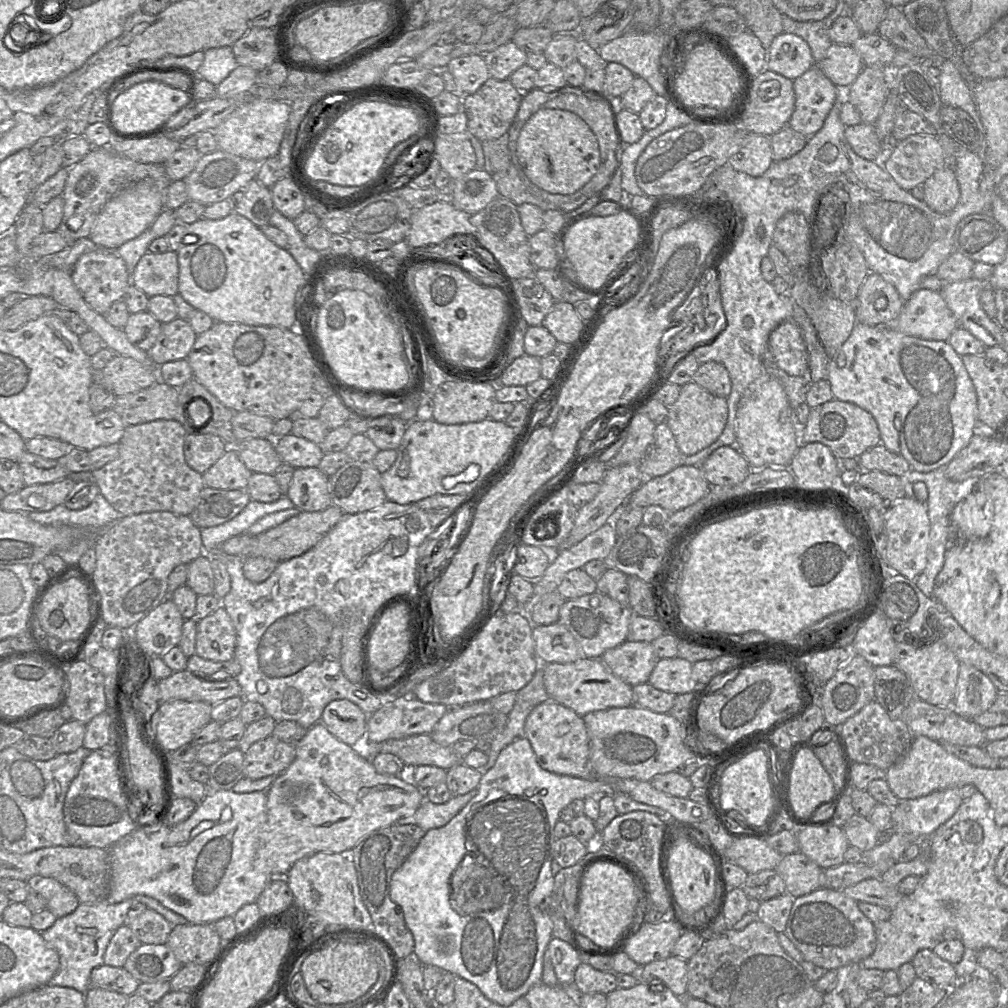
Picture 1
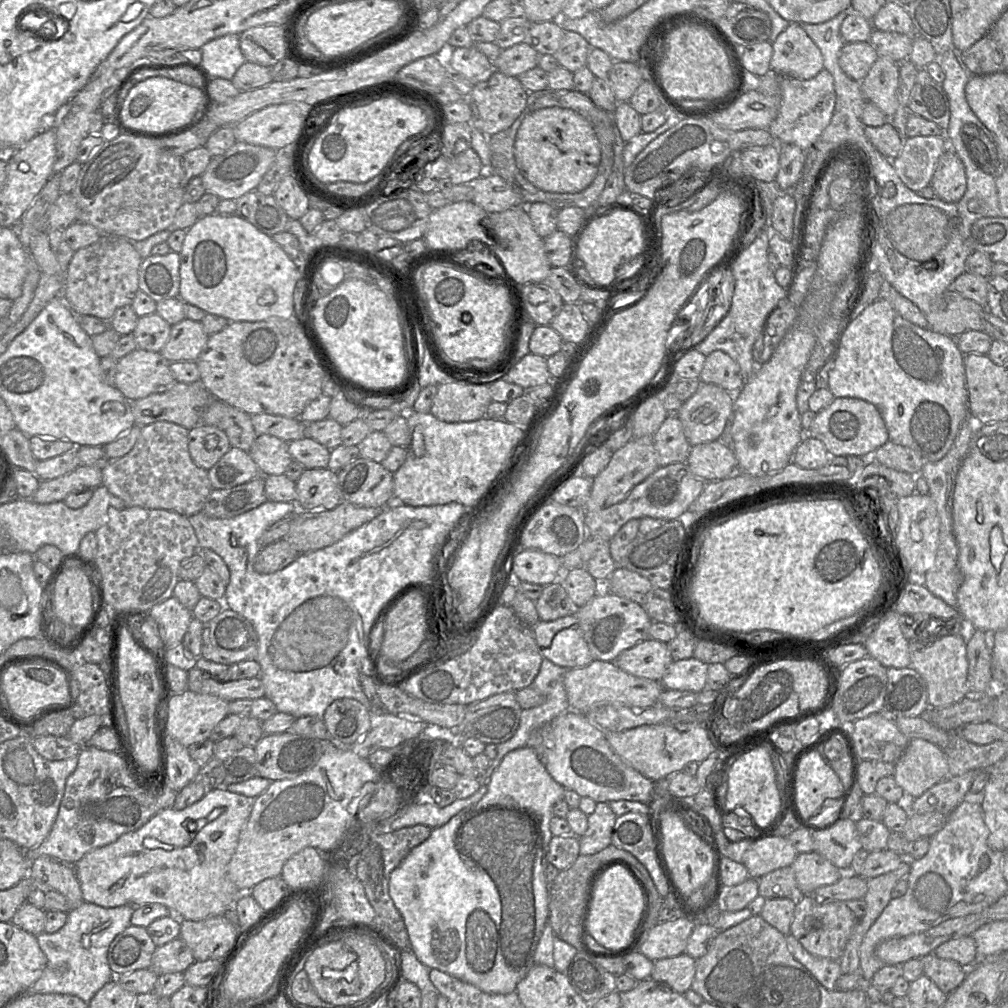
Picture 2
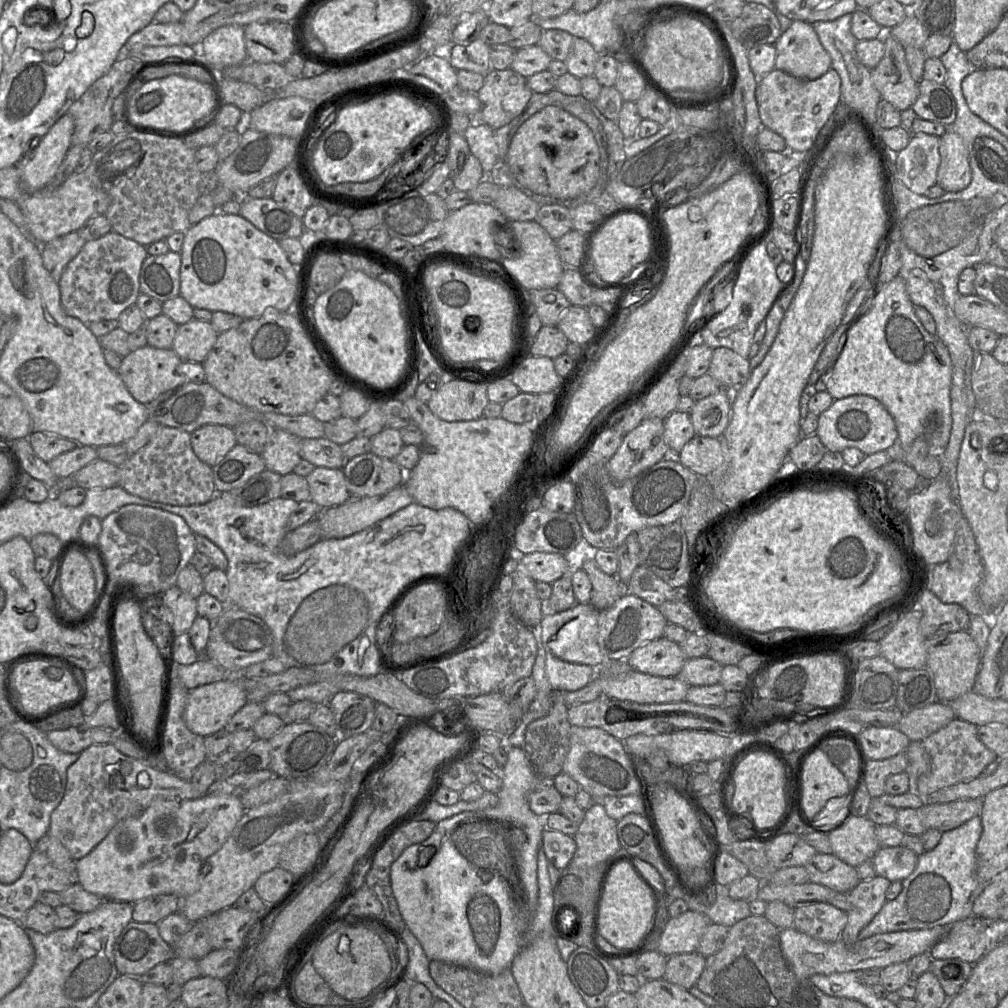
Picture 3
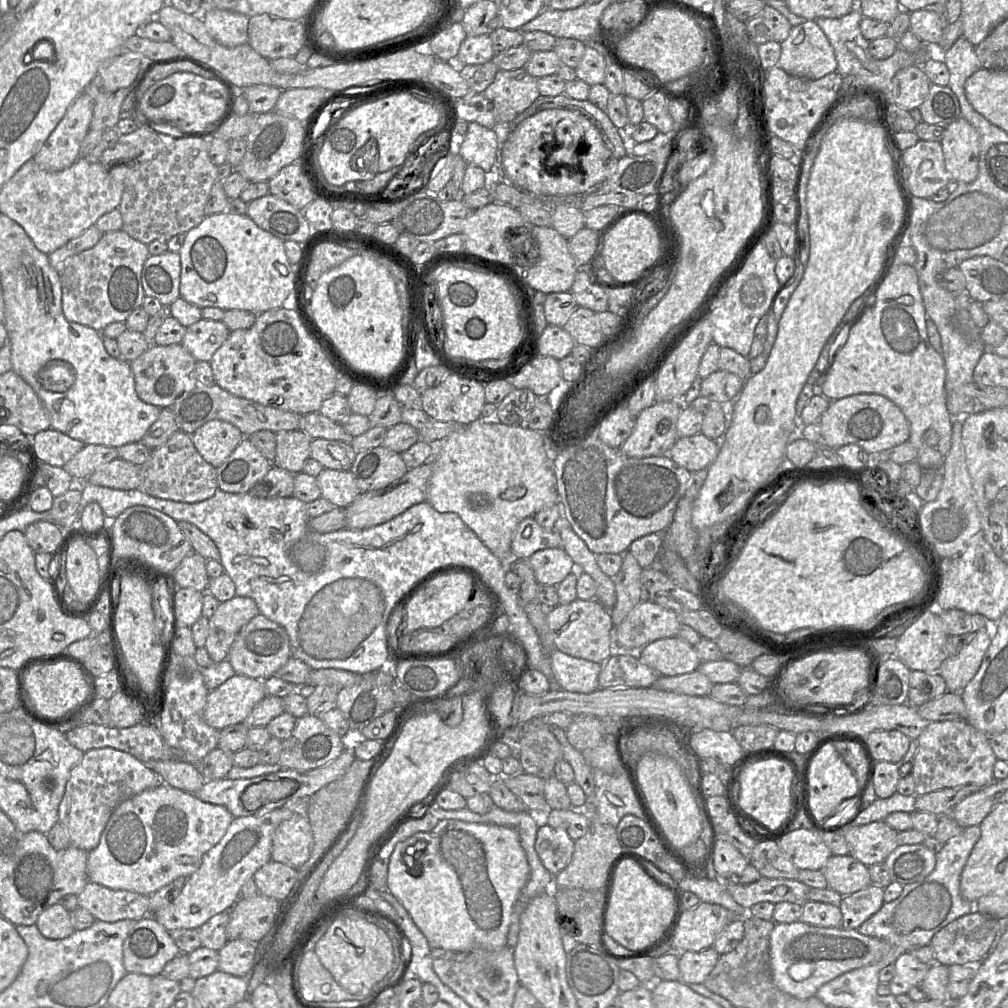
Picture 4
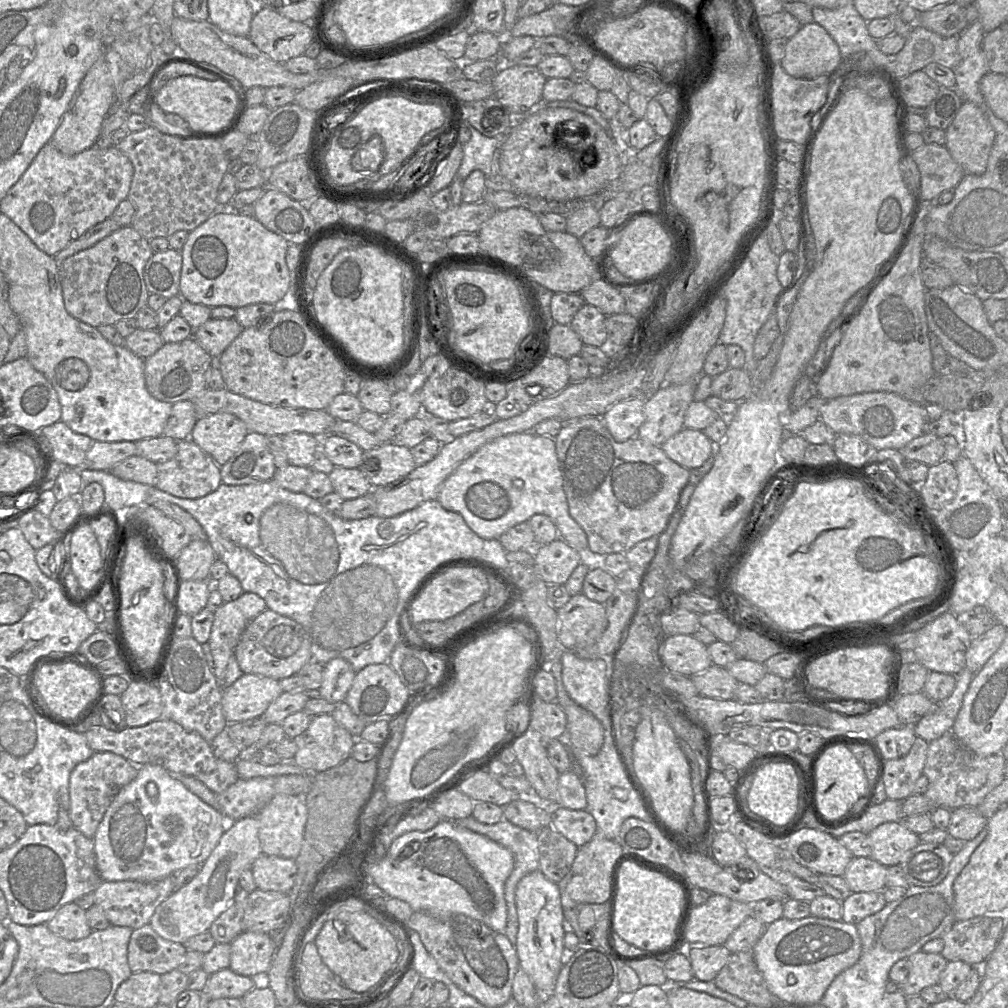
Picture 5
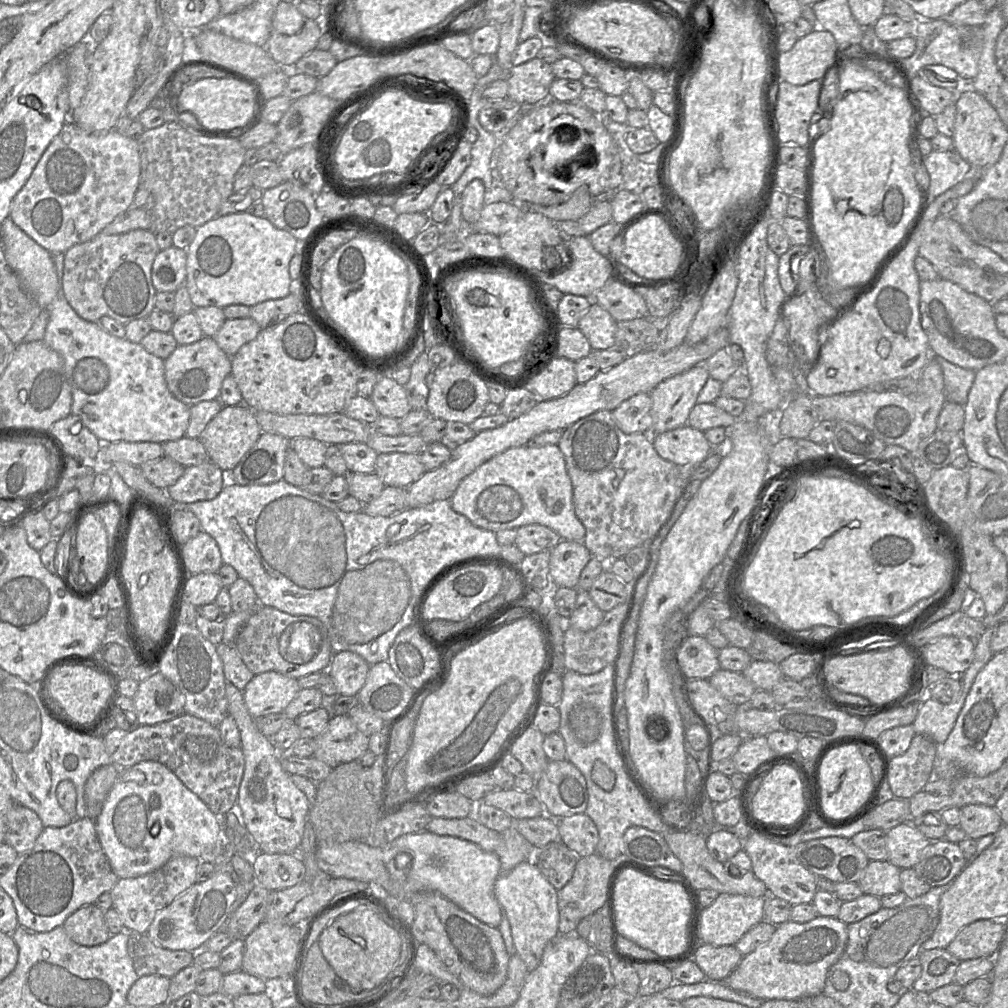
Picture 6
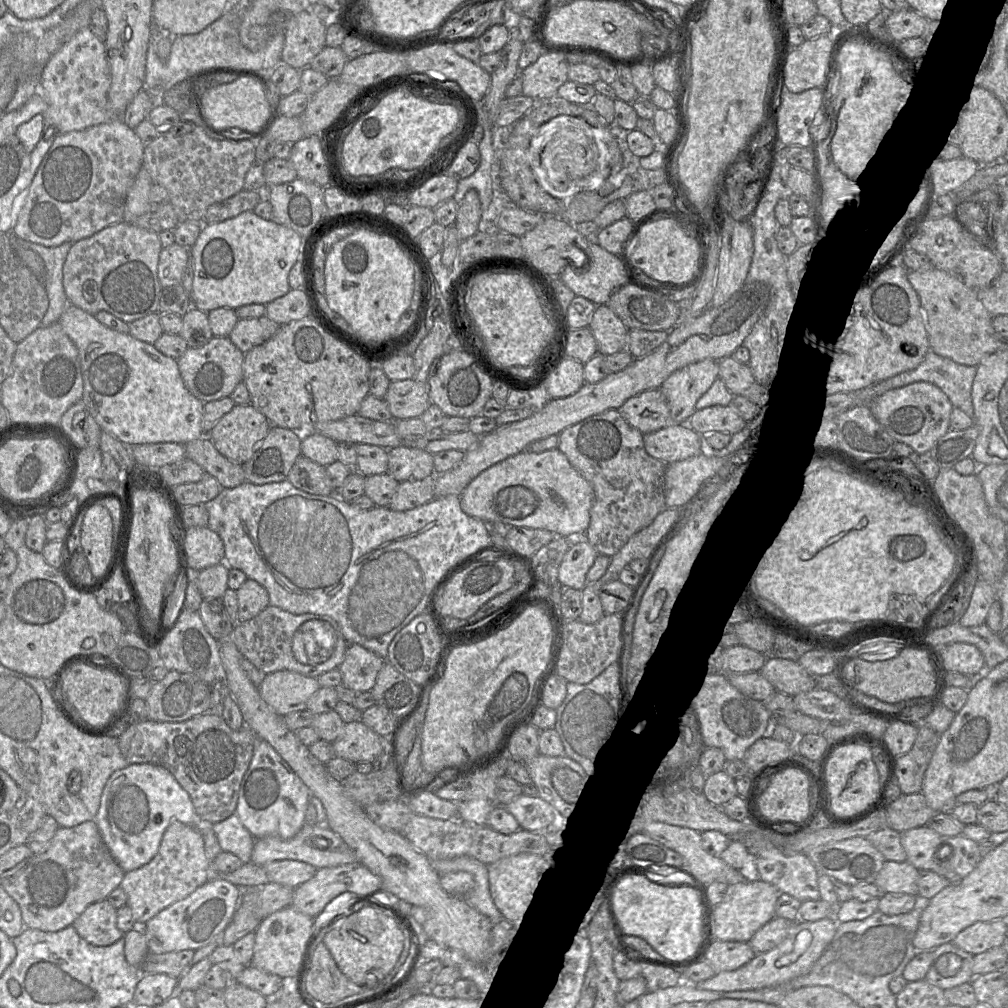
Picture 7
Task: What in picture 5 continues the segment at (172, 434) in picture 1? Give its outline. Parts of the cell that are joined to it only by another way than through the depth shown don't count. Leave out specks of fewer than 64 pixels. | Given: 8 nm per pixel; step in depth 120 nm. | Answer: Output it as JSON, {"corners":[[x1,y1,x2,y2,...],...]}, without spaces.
{"corners":[[190,438,178,441,176,455,165,461,157,462,155,486,173,496,186,499,201,498,218,488,221,482,220,467,210,455,204,452]]}

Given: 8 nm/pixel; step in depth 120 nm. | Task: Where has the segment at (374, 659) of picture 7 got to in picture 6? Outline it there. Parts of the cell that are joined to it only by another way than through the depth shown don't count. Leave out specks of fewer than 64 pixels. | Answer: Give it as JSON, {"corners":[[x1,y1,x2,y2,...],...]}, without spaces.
{"corners":[[352,651,335,652,327,669,339,695,354,696,365,684,370,664]]}

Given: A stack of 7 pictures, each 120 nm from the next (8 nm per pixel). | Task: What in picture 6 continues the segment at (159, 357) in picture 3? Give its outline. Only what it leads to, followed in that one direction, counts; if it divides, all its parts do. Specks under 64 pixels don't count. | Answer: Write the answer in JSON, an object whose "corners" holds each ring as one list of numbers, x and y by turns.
{"corners":[[203,336,192,344,178,345,164,360,164,366,169,391,187,405,218,399,222,382,232,371,231,356,225,353,211,336]]}

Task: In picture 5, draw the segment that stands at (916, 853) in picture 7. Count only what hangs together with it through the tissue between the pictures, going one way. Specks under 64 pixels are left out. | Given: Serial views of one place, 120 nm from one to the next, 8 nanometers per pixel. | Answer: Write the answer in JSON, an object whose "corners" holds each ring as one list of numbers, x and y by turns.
{"corners":[[886,822,868,833,872,853,870,858,885,867,898,865,904,854,918,846,919,835,900,822]]}

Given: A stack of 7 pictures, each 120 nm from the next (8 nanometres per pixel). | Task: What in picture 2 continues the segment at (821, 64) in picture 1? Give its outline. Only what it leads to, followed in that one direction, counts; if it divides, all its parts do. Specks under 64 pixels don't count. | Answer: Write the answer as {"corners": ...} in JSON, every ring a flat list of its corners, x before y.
{"corners":[[869,41,845,43,840,52,839,65,848,77,861,82,878,58]]}

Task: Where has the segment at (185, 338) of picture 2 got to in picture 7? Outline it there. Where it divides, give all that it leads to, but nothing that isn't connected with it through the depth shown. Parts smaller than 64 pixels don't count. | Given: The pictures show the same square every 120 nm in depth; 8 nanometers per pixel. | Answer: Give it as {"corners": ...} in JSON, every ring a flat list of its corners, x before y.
{"corners":[[267,316,239,319,231,333,230,340,243,352,269,340,281,328,281,325]]}

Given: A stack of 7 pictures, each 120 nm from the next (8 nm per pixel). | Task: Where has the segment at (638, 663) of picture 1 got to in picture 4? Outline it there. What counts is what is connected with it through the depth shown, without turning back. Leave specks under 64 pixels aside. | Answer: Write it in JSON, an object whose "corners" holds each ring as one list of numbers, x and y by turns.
{"corners":[[678,636,652,641,636,653,643,664,664,676,696,671,702,663,694,646]]}

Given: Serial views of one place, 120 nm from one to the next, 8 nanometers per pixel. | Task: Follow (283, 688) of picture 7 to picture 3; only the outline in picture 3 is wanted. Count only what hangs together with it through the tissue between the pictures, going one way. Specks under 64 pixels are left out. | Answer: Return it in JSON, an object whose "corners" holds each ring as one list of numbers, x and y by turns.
{"corners":[[226,677,218,682,212,682,189,690,184,721,187,728,202,737,222,730,233,715,247,703,247,690,237,677]]}

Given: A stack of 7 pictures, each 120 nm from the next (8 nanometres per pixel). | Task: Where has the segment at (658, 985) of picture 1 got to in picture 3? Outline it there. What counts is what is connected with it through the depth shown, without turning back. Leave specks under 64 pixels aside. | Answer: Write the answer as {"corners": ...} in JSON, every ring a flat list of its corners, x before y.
{"corners":[[697,951,667,957,663,979,686,990,696,986,706,962]]}

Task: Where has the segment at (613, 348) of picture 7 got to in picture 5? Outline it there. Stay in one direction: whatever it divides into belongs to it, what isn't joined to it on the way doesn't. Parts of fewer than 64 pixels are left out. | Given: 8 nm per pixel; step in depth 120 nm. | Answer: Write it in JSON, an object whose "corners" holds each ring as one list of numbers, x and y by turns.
{"corners":[[585,303,574,315,570,326,583,344,606,348,606,316,595,306]]}

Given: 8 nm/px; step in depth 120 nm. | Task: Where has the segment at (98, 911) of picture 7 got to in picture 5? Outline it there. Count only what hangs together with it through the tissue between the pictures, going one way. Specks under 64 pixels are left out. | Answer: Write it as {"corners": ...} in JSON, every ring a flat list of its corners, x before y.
{"corners":[[74,902,62,906,46,926,53,934,69,941,84,939,92,932,86,911]]}

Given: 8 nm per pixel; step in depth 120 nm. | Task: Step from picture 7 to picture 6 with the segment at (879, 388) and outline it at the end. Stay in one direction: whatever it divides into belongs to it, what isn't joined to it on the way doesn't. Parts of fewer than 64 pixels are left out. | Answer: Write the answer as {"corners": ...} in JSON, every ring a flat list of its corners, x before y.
{"corners":[[937,357,937,360,943,371,947,401,953,401,964,406,968,400,976,371,962,368,942,357]]}

